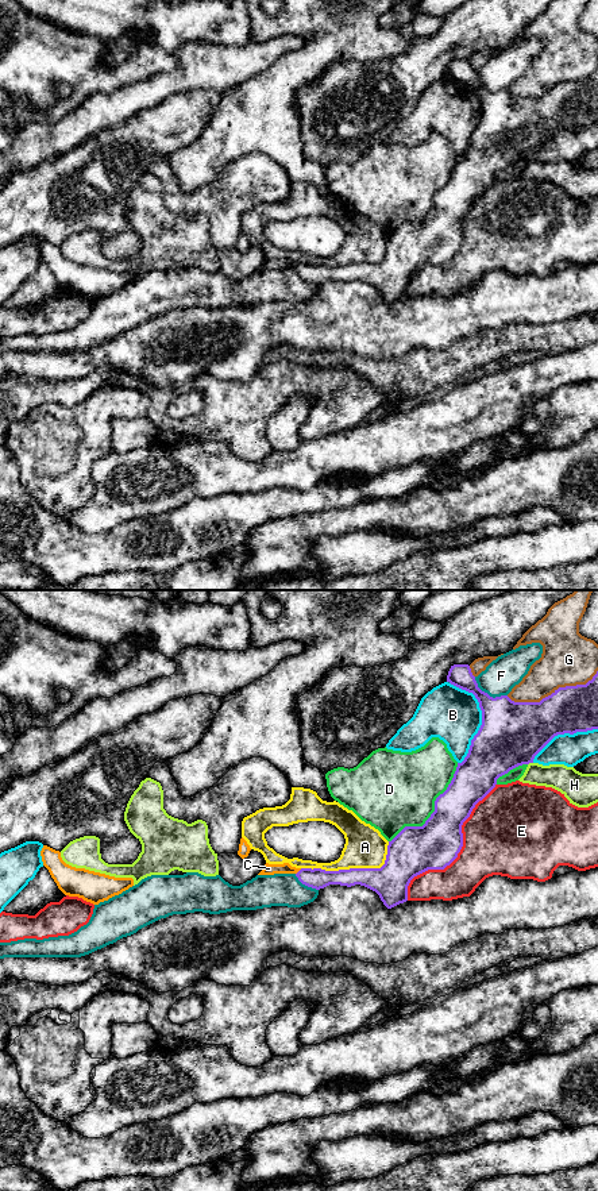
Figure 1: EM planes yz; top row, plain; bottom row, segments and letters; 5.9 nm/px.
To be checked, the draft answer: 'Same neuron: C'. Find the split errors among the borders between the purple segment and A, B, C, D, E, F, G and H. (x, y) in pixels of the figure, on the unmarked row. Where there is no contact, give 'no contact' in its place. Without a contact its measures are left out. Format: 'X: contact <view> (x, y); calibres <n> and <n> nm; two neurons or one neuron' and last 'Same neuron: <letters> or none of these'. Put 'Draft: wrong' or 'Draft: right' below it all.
A: contact yz (352, 263); calibres 220 and 240 nm; two neurons
B: contact yz (482, 114); calibres 380 and 320 nm; two neurons
C: contact yz (298, 266); calibres 120 and 60 nm; one neuron
D: contact yz (435, 205); calibres 280 and 440 nm; two neurons
E: contact yz (459, 246); calibres 280 and 440 nm; two neurons
F: contact yz (486, 88); calibres 320 and 200 nm; two neurons
G: contact yz (552, 88); calibres 300 and 320 nm; two neurons
H: contact yz (529, 157); calibres 380 and 160 nm; two neurons
Same neuron: C
Draft: right

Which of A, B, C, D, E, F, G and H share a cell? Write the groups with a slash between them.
A / B / C / D / E / F / G / H

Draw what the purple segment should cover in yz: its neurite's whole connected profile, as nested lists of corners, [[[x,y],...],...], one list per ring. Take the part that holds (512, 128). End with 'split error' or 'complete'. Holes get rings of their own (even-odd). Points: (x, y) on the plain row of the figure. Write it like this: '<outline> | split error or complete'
[[[468,59],[451,61],[447,77],[475,90],[482,105],[482,120],[471,135],[467,151],[458,158],[447,185],[436,193],[435,207],[425,219],[405,221],[389,236],[381,263],[325,266],[296,263],[289,258],[266,258],[258,270],[294,269],[302,280],[316,285],[329,280],[360,280],[375,286],[383,300],[391,304],[408,296],[408,281],[414,271],[428,265],[444,265],[458,253],[463,242],[463,217],[475,200],[495,182],[499,171],[518,161],[533,158],[535,151],[558,130],[598,124],[598,66],[586,80],[559,82],[540,97],[514,97],[508,90],[490,92],[478,82]]] | split error

